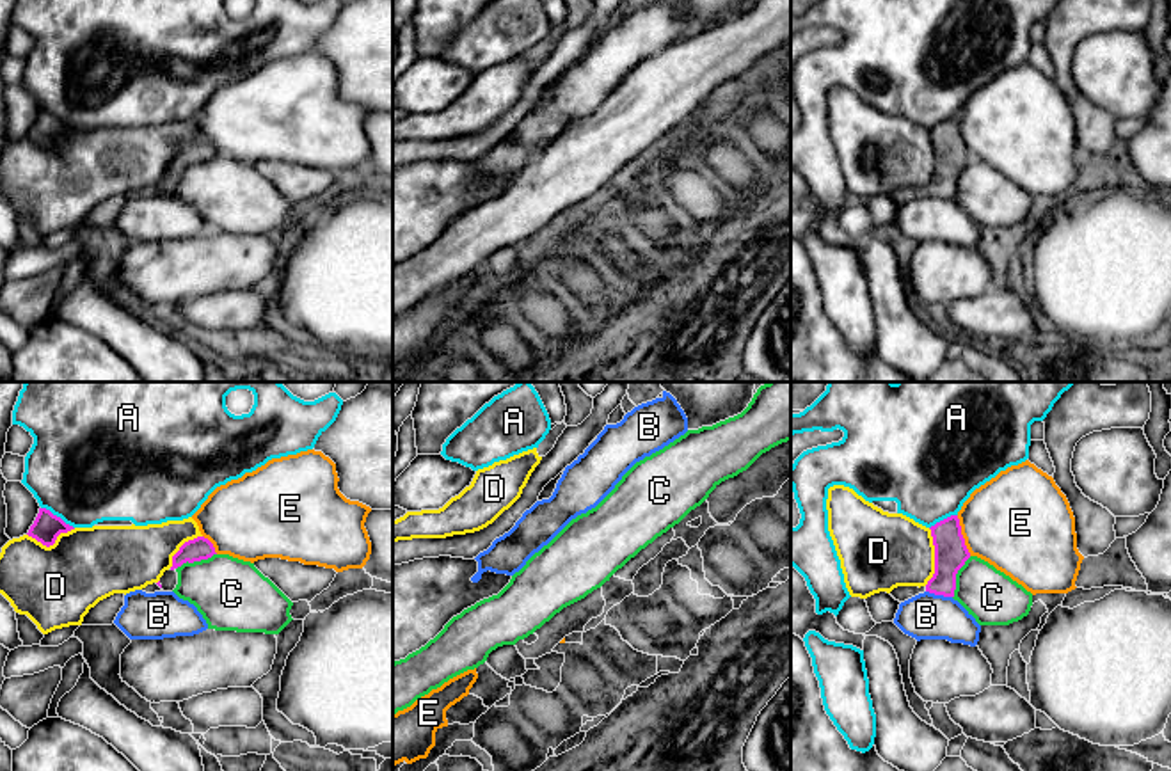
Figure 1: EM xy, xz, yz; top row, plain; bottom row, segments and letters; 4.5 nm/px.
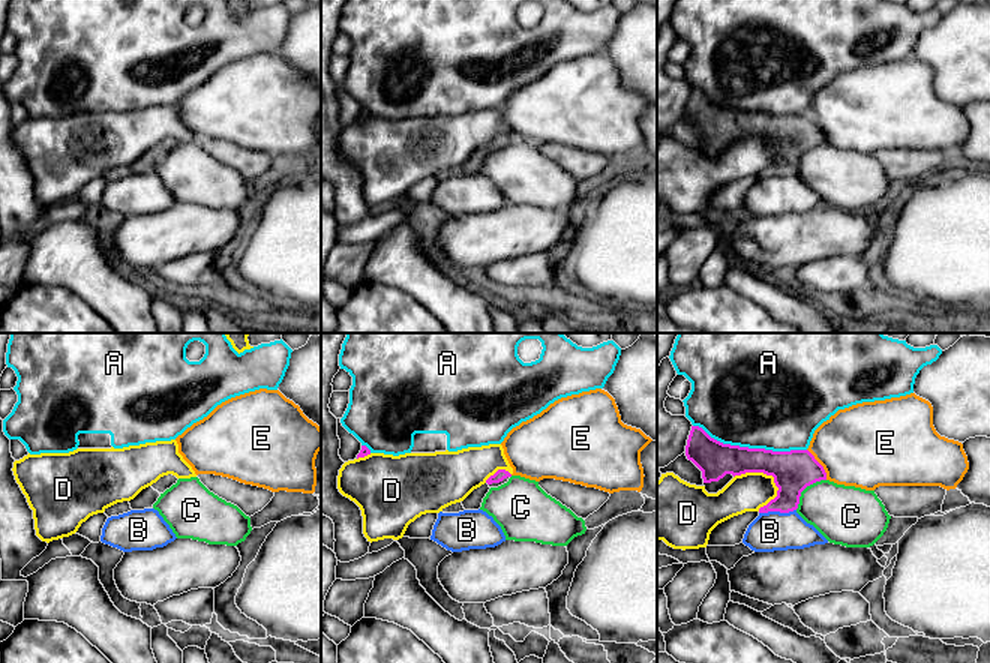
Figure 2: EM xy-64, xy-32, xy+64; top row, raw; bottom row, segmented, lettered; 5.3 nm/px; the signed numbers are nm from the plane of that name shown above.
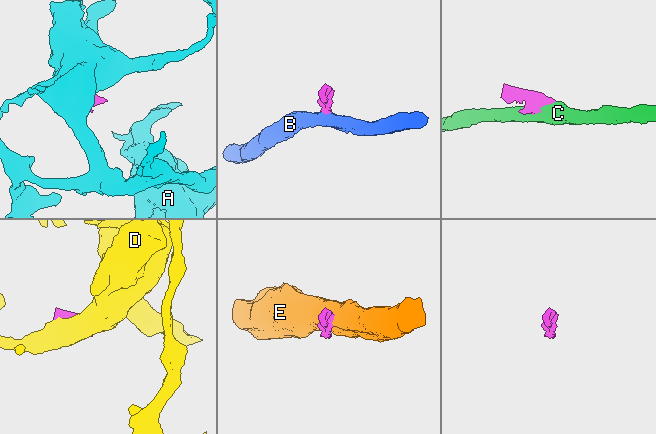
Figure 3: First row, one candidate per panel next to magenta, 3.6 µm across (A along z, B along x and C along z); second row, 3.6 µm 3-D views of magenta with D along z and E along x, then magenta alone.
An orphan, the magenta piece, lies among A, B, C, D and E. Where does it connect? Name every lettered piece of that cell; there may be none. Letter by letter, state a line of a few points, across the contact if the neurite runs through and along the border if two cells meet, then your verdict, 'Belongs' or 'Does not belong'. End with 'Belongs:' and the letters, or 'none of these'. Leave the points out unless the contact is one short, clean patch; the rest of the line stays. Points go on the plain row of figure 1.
A: Does not belong
B: Line: yz (926, 192), (951, 199). Does not belong
C: Line: yz (971, 158), (956, 176), (953, 199). Does not belong
D: Does not belong
E: Does not belong
Belongs: none of these

